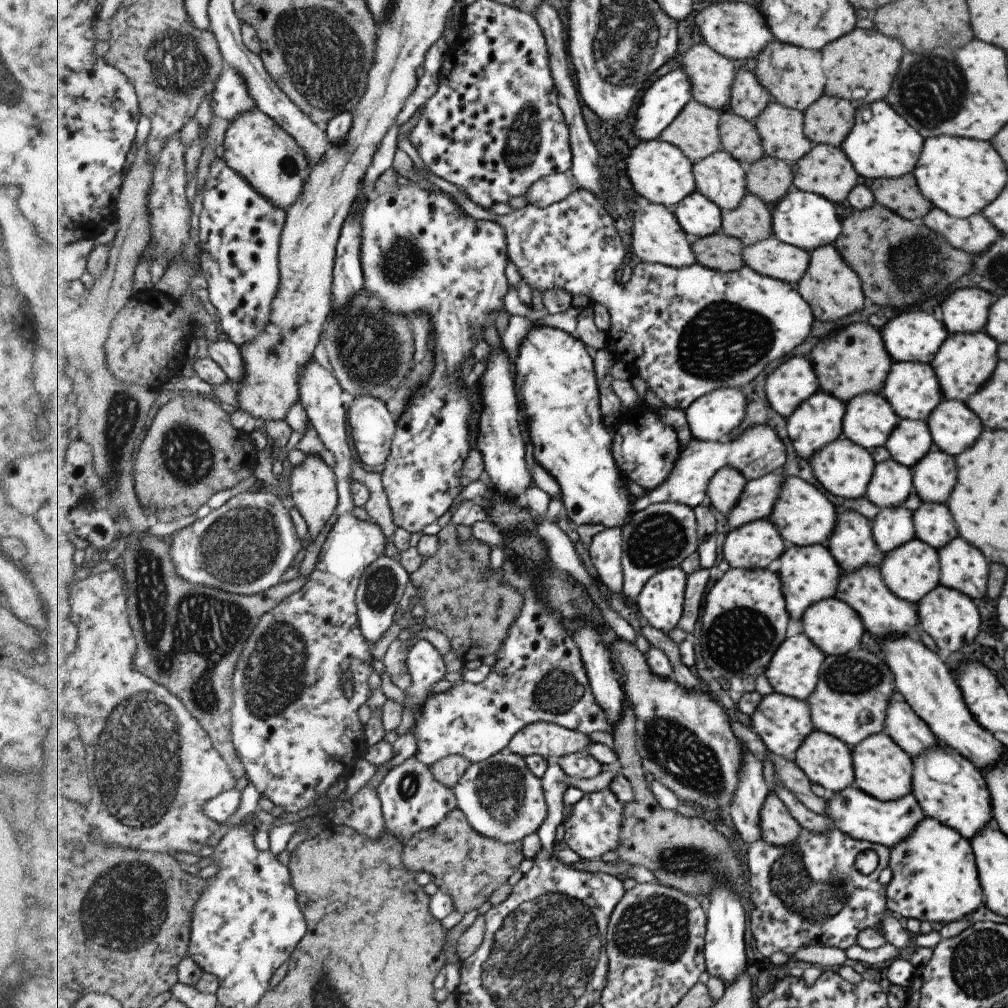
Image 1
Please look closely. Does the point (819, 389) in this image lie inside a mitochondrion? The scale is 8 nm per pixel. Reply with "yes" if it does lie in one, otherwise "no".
no

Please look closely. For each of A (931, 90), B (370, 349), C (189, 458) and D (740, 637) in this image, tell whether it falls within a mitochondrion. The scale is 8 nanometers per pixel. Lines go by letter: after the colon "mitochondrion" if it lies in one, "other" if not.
A: mitochondrion
B: mitochondrion
C: mitochondrion
D: mitochondrion

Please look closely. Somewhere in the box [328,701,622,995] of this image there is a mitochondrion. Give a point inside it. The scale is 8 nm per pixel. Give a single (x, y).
(502, 789)

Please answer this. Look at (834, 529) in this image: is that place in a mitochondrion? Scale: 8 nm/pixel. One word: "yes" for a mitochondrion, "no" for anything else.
no

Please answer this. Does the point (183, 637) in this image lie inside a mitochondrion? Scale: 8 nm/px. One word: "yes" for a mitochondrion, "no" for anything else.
yes

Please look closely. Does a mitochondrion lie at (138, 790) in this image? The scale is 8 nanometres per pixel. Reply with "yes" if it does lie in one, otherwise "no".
yes

